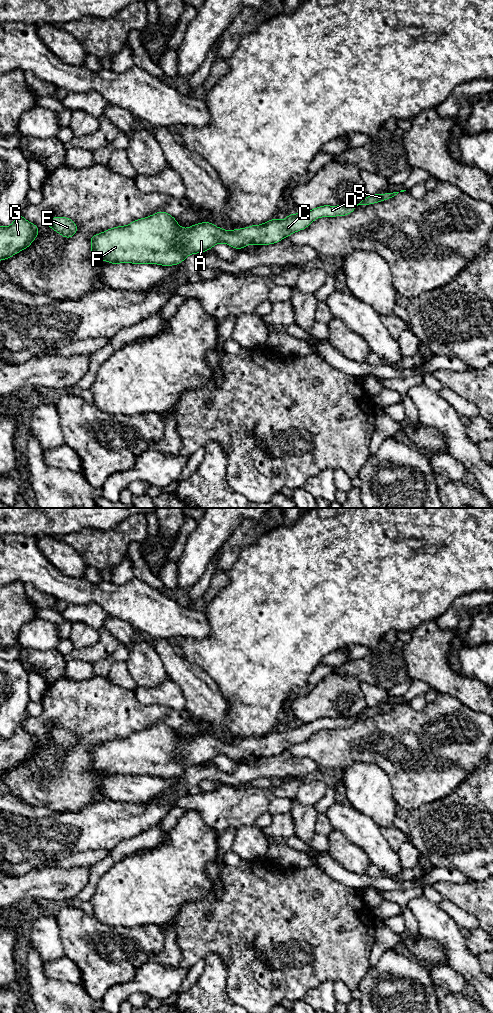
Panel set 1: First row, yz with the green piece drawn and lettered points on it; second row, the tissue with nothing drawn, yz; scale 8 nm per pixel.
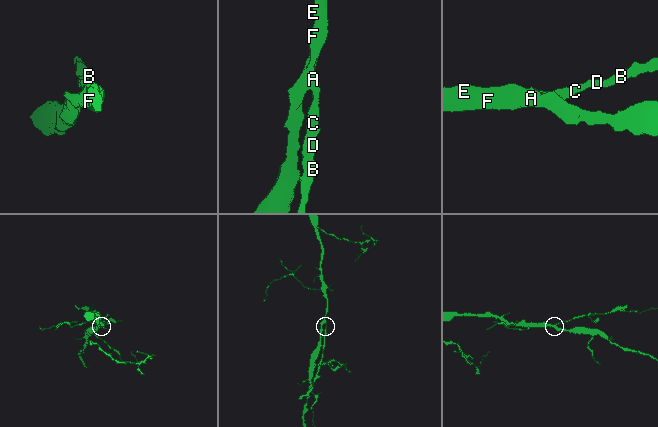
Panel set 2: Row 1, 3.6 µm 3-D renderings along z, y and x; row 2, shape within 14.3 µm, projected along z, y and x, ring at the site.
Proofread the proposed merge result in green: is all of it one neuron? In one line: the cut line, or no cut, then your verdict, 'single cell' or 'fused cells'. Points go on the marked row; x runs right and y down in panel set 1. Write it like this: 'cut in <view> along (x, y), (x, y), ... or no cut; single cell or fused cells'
no cut; single cell

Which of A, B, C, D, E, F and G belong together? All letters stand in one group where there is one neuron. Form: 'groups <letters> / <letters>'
groups A B C D E F G

